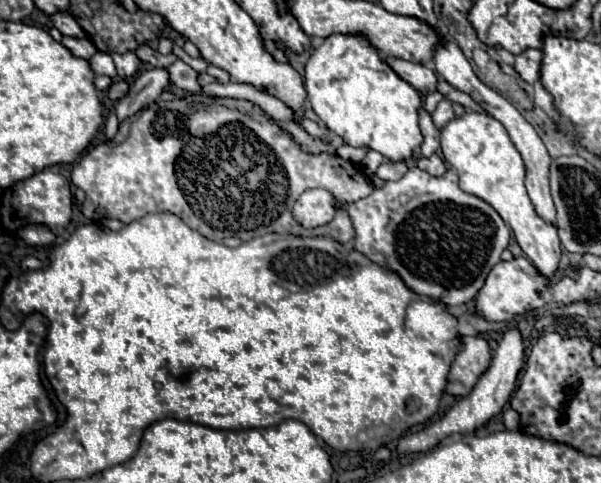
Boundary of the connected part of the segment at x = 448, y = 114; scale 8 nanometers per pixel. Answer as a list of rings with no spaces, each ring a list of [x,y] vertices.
[[[442,100],[440,104],[438,104],[438,108],[436,108],[436,112],[432,114],[432,120],[434,120],[434,124],[436,124],[436,128],[438,130],[442,130],[452,118],[456,118],[456,114],[454,114],[454,110],[452,110],[452,104],[450,104],[450,100]]]

